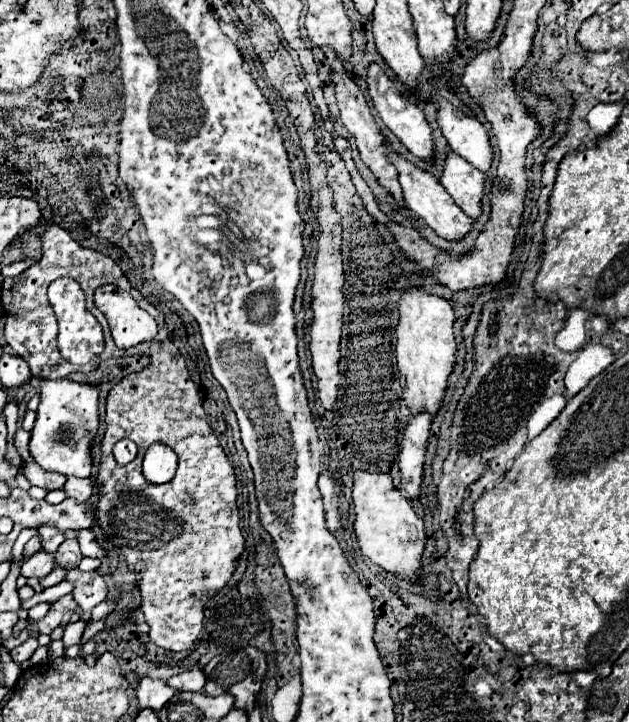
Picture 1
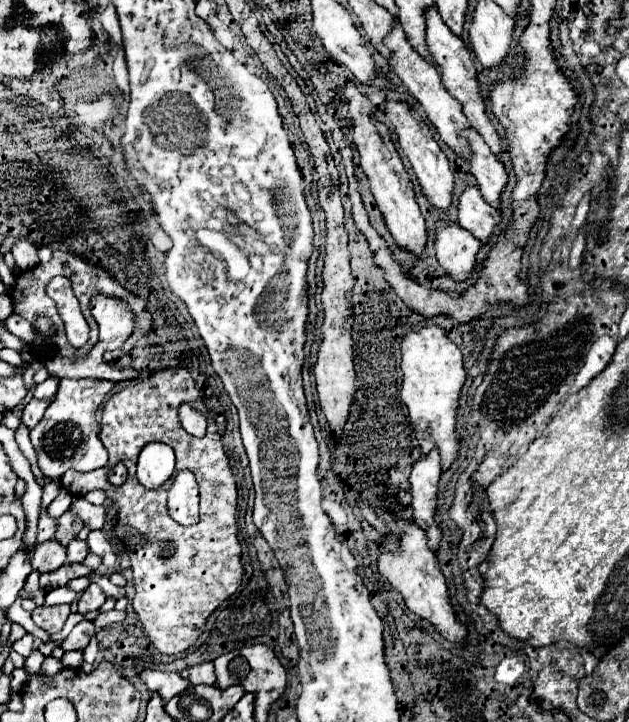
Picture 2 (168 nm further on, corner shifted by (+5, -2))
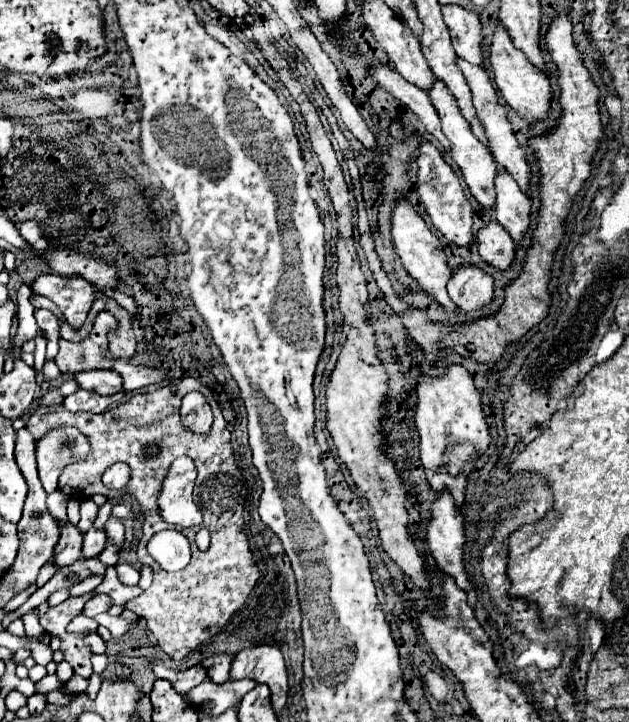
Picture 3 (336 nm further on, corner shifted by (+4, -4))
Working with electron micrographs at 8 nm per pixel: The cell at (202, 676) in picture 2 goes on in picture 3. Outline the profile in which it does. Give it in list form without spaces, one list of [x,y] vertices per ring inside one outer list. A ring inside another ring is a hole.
[[[211,655],[201,661],[201,665],[207,669],[207,679],[215,683],[225,683],[229,679],[229,667],[231,667],[231,655]]]

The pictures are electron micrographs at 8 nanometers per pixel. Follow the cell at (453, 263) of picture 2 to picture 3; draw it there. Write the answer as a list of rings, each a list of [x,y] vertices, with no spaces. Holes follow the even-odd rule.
[[[473,263],[459,265],[451,269],[447,291],[455,305],[473,311],[493,299],[493,279]]]

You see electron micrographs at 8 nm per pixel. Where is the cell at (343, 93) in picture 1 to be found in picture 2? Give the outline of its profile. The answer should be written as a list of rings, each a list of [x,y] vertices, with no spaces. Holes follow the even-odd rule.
[[[346,87],[346,99],[348,99],[350,115],[354,121],[354,143],[360,153],[360,167],[364,169],[364,173],[370,181],[370,189],[374,193],[378,209],[382,211],[386,227],[388,227],[390,235],[394,237],[394,243],[400,249],[410,251],[414,255],[420,255],[426,245],[428,233],[426,233],[426,225],[424,225],[424,217],[420,213],[420,207],[414,199],[412,181],[400,161],[400,155],[398,155],[394,143],[390,141],[388,133],[386,133],[386,143],[382,141],[382,137],[374,125],[374,111],[372,111],[370,101],[356,87]]]

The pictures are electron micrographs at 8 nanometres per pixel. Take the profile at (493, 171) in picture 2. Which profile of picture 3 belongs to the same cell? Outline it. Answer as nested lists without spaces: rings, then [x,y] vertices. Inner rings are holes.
[[[499,169],[495,175],[495,195],[495,219],[509,231],[513,241],[519,243],[531,223],[529,199],[505,169]]]

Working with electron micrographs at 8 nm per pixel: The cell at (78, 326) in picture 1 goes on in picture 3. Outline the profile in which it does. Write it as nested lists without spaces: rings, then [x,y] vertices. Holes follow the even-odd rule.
[[[57,273],[37,277],[31,289],[33,293],[51,299],[75,331],[83,327],[95,299],[95,287],[89,281],[83,281],[81,277],[63,277]]]

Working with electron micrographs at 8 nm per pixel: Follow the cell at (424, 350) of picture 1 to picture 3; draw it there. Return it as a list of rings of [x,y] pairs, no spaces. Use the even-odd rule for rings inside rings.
[[[449,365],[443,375],[429,377],[419,373],[417,379],[417,409],[415,409],[415,427],[421,435],[421,463],[429,485],[433,491],[447,489],[451,491],[457,507],[463,505],[463,479],[457,477],[465,463],[475,461],[489,447],[489,427],[481,411],[481,397],[473,385],[473,377],[463,365]],[[453,481],[453,485],[451,485]],[[457,481],[457,483],[455,483]]]

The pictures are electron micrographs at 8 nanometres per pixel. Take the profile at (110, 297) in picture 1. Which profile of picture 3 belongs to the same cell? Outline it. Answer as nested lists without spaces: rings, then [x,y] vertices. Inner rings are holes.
[[[99,311],[95,319],[95,327],[83,343],[71,343],[61,339],[59,341],[61,347],[55,357],[55,363],[61,369],[61,373],[113,369],[113,363],[109,363],[107,339],[109,339],[109,331],[117,331],[117,325],[119,325],[117,319],[109,311]]]

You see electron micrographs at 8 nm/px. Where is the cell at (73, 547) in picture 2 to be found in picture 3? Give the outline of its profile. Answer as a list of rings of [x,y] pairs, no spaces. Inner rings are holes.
[[[89,529],[83,537],[83,547],[81,547],[81,555],[85,559],[91,559],[95,555],[101,553],[101,549],[107,545],[107,535],[103,529]]]

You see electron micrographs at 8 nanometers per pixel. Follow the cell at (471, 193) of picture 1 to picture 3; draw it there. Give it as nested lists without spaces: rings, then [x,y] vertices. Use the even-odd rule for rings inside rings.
[[[489,221],[487,225],[483,225],[477,233],[477,245],[483,261],[501,271],[509,269],[513,261],[515,243],[507,229],[503,229],[503,225],[499,225],[497,221]]]

